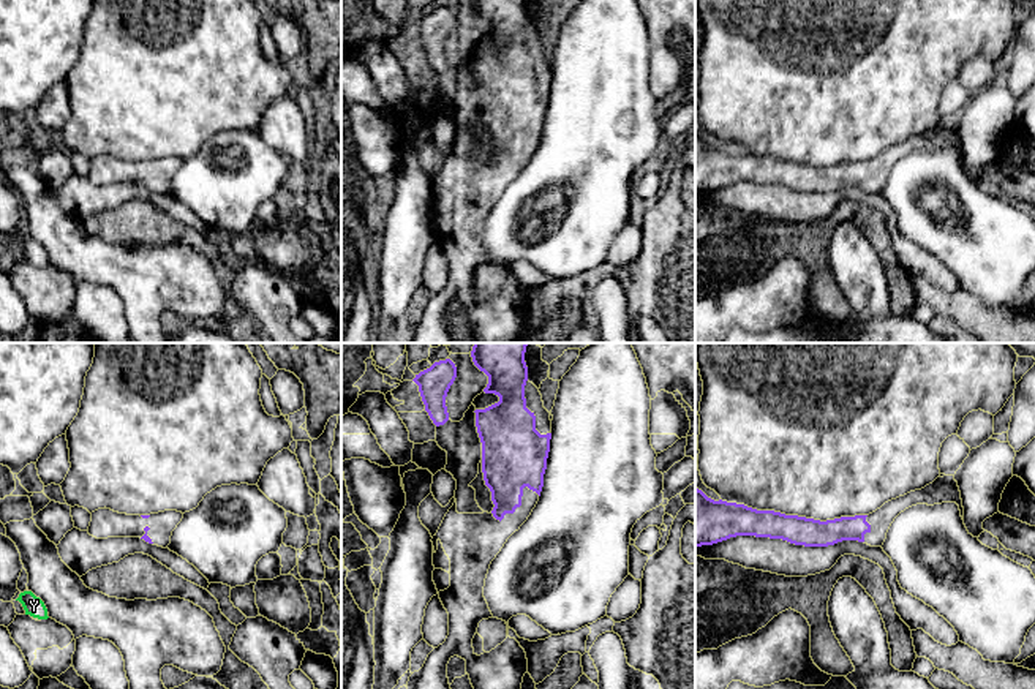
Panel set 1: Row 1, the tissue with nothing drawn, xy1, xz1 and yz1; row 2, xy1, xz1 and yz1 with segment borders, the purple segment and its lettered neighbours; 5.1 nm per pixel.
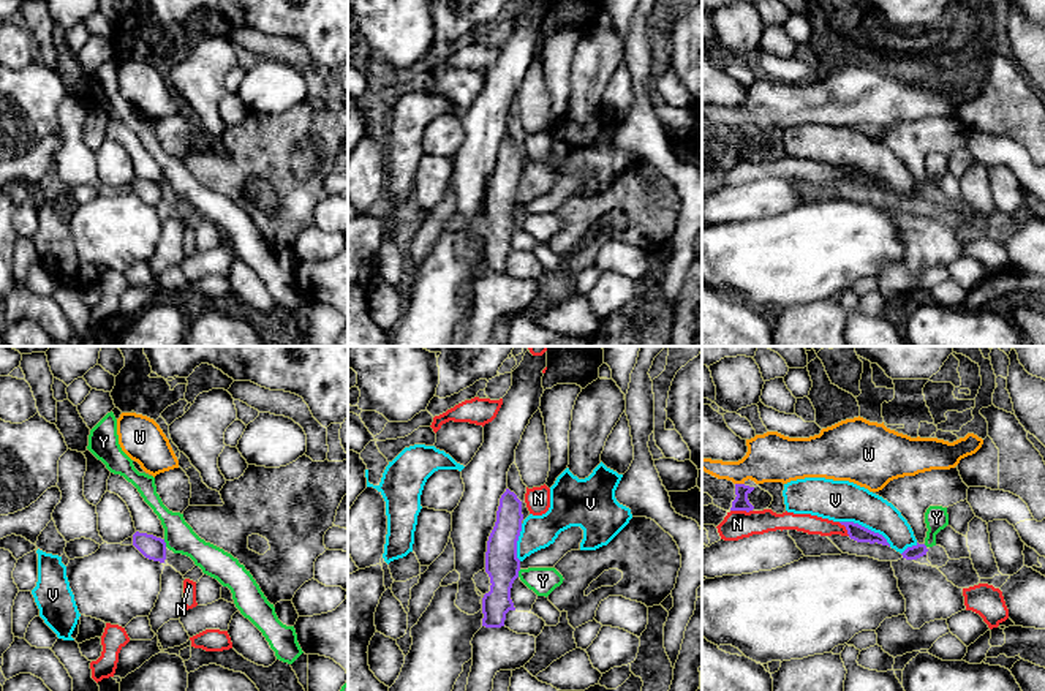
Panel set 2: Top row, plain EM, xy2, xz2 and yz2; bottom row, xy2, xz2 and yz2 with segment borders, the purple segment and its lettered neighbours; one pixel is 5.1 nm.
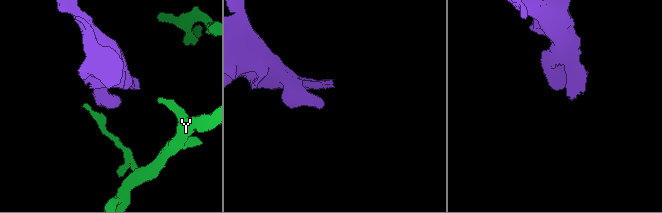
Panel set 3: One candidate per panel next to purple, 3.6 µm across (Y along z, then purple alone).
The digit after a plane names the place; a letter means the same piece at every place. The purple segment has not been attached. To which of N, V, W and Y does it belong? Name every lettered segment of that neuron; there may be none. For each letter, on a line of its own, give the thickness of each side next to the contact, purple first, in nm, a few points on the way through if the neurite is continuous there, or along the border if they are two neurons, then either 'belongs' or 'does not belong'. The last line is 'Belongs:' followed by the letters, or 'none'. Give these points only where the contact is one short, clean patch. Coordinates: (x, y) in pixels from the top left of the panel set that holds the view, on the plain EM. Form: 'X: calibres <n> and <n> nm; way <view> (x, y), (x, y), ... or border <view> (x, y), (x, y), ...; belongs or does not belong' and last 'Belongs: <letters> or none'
N: calibres 80 and 140 nm; does not belong
V: calibres 90 and 200 nm; does not belong
W: calibres 80 and 260 nm; does not belong
Y: calibres 120 and 160 nm; border xy2 (163, 185), (166, 192); does not belong
Belongs: none

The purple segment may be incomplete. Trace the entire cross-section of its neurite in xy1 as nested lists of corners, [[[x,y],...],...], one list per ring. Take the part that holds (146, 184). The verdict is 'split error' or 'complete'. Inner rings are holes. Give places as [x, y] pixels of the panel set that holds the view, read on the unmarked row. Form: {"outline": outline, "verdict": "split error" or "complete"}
{"outline": [[[104,153],[92,158],[88,180],[96,185],[141,183],[149,190],[167,194],[172,177],[182,164],[183,160],[177,156],[150,161],[126,161]]], "verdict": "split error"}

